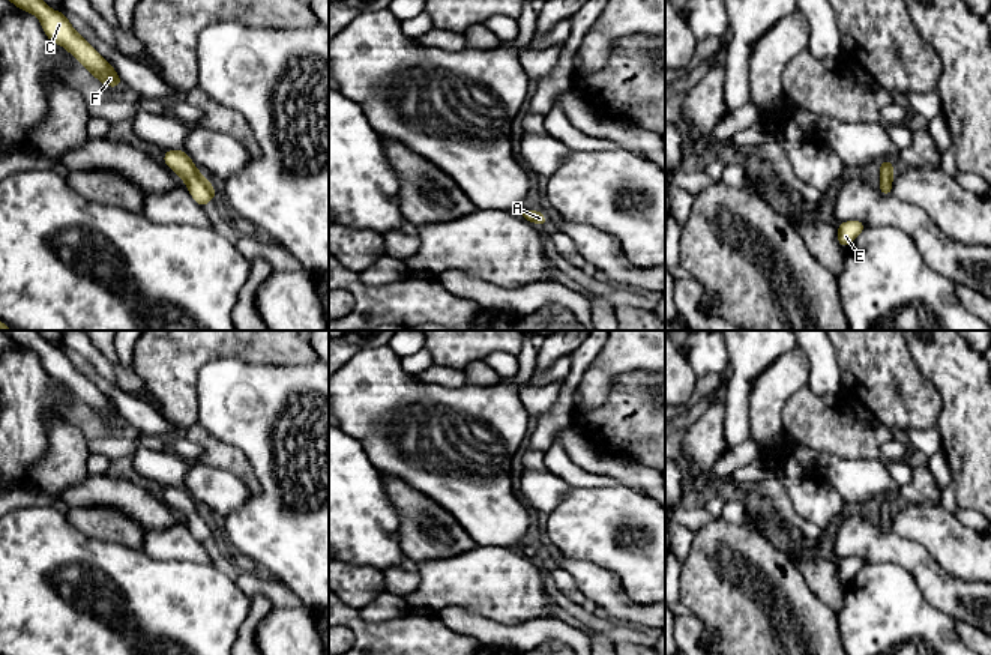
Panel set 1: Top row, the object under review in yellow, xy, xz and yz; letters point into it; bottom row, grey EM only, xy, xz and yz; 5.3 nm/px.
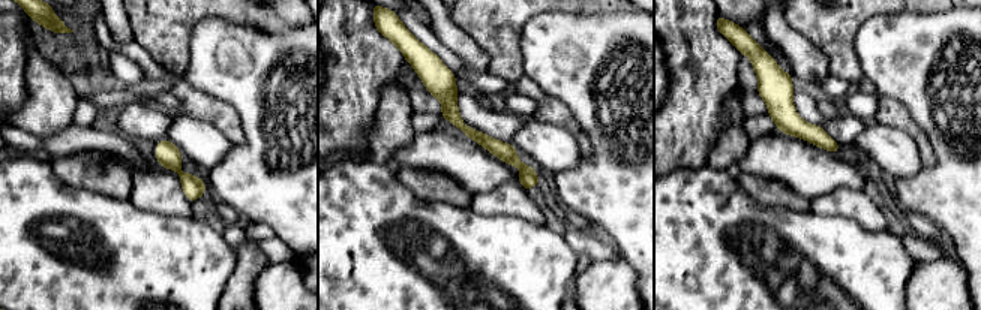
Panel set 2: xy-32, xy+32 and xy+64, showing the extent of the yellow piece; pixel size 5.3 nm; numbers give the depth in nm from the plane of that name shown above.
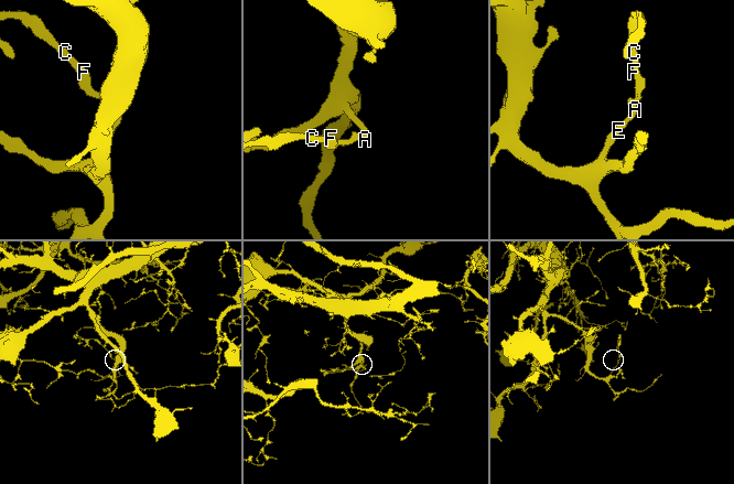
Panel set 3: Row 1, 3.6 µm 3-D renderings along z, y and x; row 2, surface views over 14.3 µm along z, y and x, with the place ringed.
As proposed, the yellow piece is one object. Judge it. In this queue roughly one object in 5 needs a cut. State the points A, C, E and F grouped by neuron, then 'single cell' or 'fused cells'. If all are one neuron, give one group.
groups A C E F; single cell

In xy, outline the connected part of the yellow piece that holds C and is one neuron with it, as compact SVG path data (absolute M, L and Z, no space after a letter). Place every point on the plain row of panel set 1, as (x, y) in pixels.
M3 331L17 344L35 350L50 377L65 383L102 421L119 424L122 416L114 404L87 380L66 356L65 350L50 346L39 331Z

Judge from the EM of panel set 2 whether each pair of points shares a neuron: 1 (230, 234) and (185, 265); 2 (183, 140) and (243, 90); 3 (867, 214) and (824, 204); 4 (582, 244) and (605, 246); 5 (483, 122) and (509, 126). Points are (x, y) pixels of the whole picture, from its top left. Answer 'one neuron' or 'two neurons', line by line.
1: two neurons
2: two neurons
3: one neuron
4: one neuron
5: one neuron

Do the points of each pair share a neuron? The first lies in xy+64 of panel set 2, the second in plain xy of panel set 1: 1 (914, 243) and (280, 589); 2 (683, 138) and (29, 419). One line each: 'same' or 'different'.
1: same
2: same

